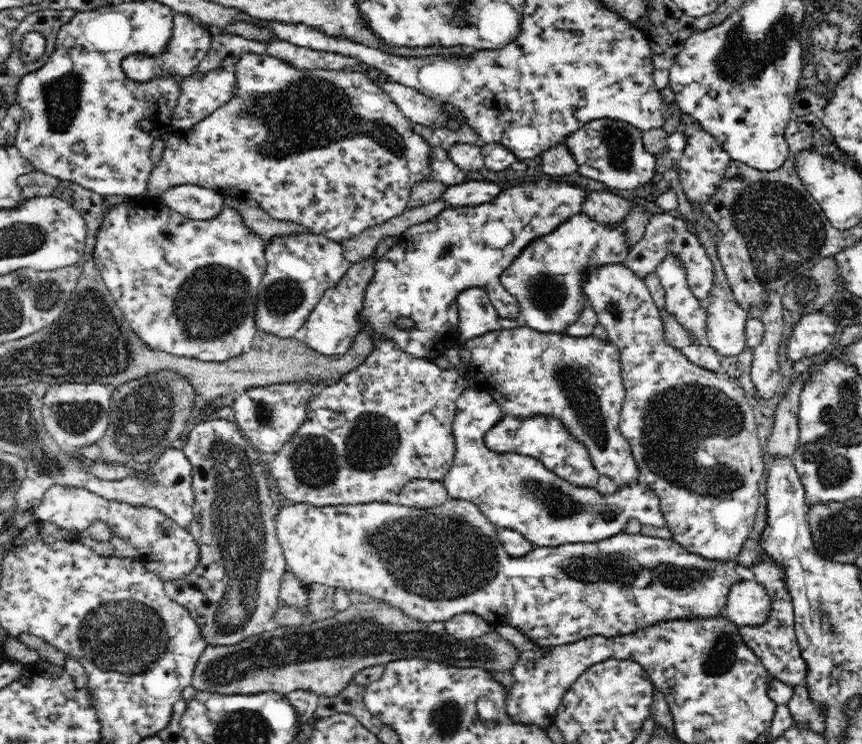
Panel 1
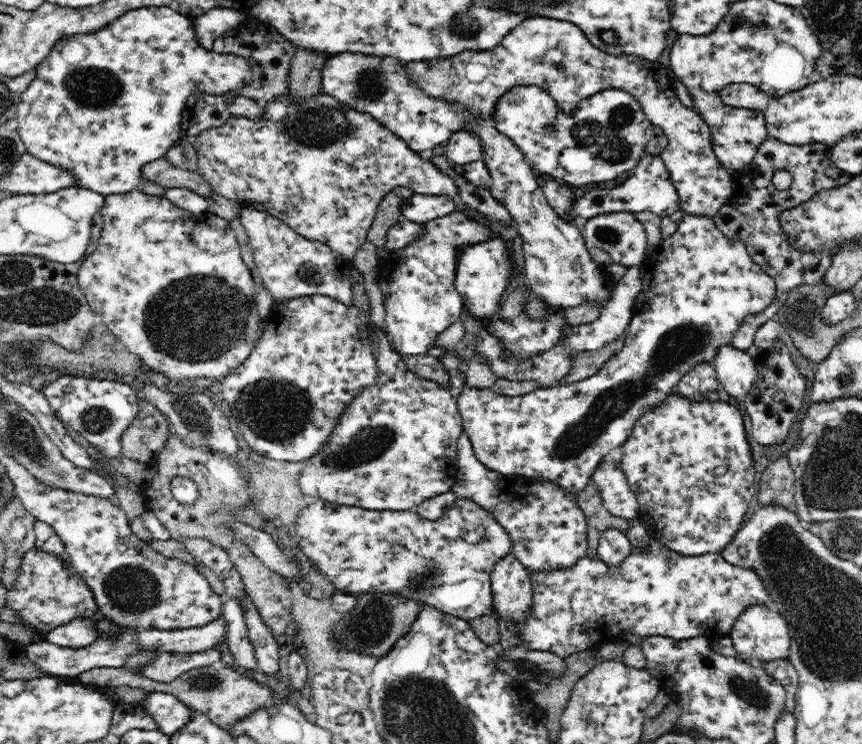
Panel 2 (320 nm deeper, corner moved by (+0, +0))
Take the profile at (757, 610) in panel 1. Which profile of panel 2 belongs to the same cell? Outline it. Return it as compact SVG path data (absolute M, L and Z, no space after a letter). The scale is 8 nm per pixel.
M752 604L744 608L728 636L732 639L735 656L748 663L750 658L756 660L758 665L764 660L780 660L789 656L791 642L788 624L774 608L766 604Z

